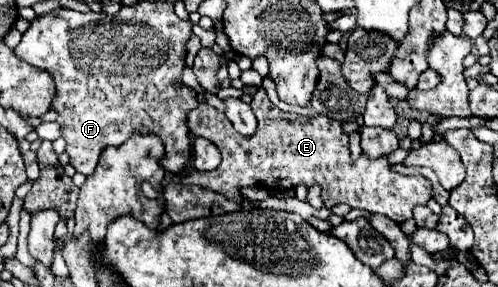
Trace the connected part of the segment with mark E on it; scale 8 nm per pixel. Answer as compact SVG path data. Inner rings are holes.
M261 86L251 98L251 110L257 116L259 126L257 132L247 138L235 132L233 124L223 116L223 112L215 110L207 102L199 102L199 106L189 114L187 126L191 134L211 140L219 148L223 160L219 168L211 172L185 172L179 178L183 184L211 188L213 192L219 192L233 202L243 202L241 188L247 186L265 186L271 192L287 192L299 184L313 186L317 182L321 186L321 196L327 208L345 202L351 208L383 214L397 224L411 218L411 210L417 204L427 204L431 200L431 182L421 174L405 176L395 172L387 156L369 160L369 156L361 152L359 160L353 162L349 154L349 138L341 122L329 116L303 118L299 114L283 112L267 98L267 92Z

